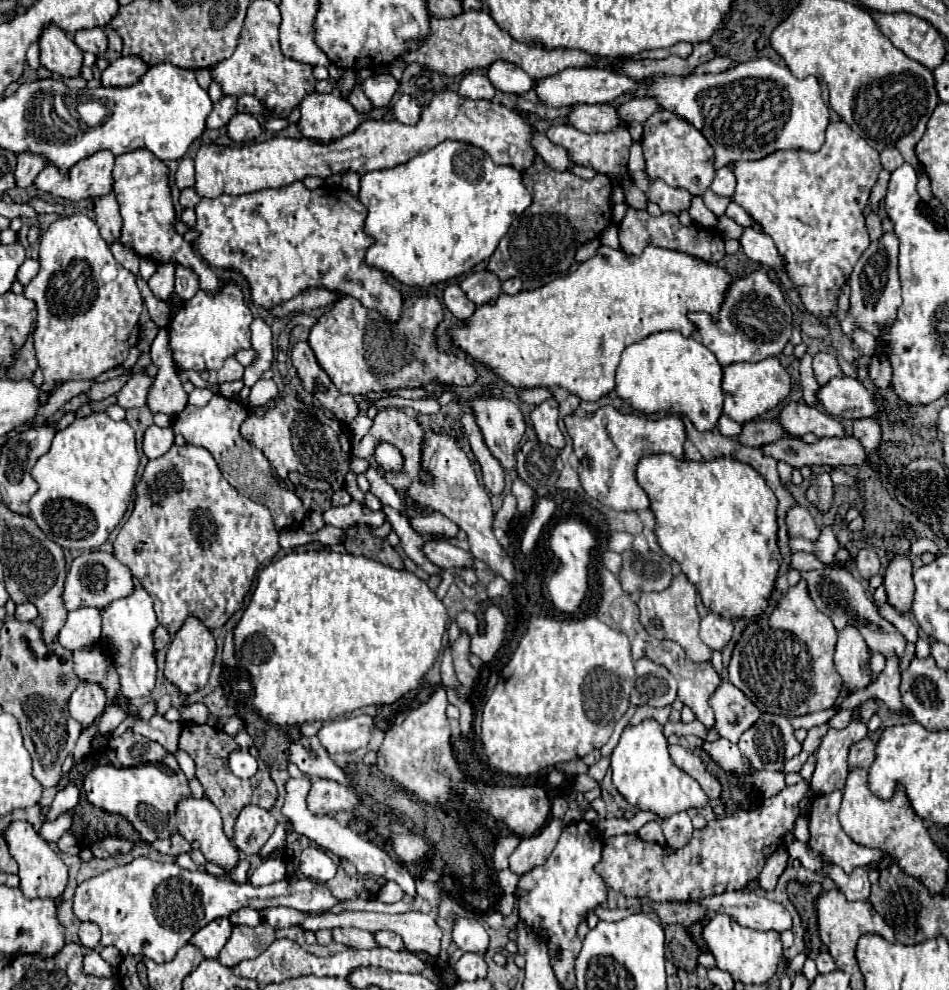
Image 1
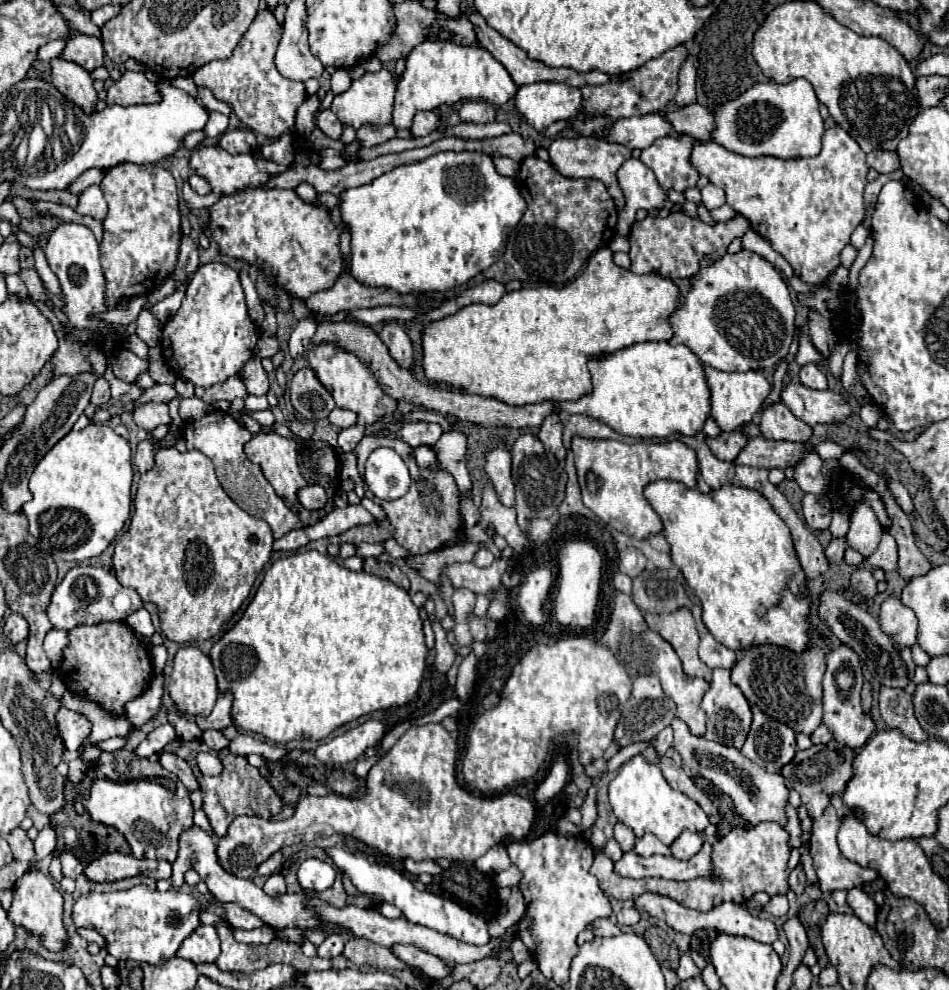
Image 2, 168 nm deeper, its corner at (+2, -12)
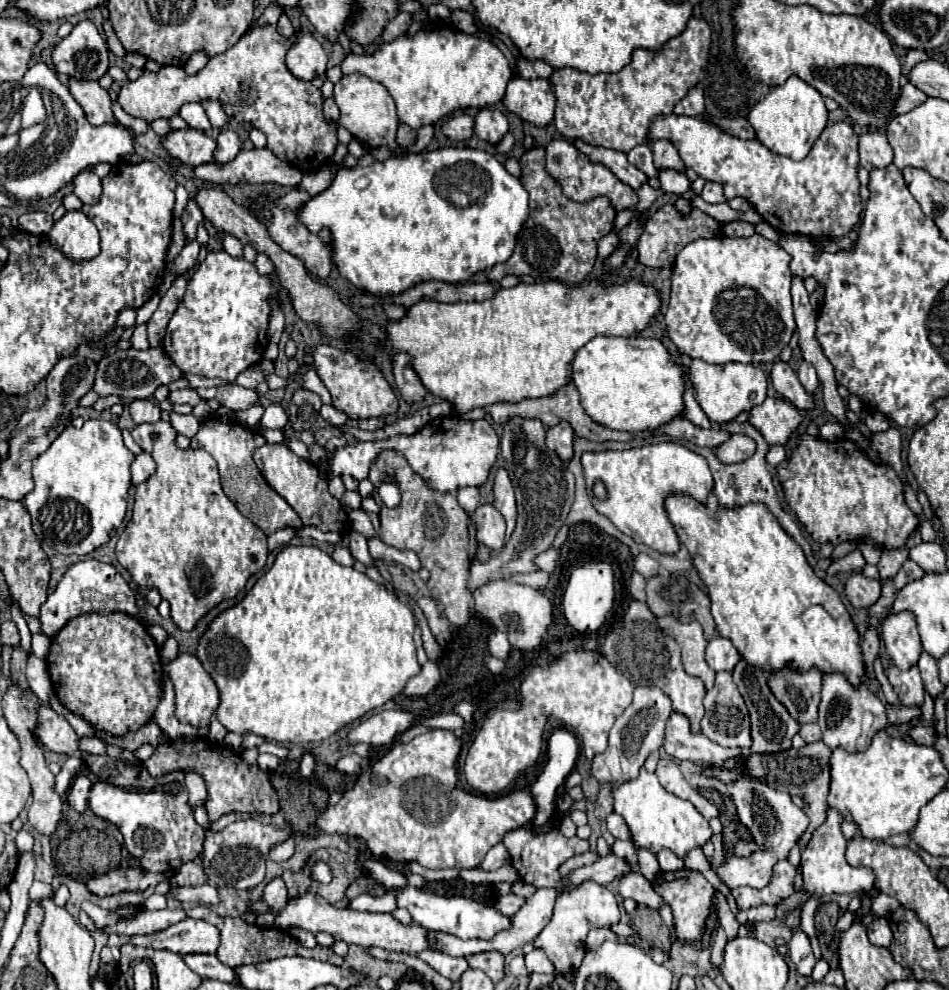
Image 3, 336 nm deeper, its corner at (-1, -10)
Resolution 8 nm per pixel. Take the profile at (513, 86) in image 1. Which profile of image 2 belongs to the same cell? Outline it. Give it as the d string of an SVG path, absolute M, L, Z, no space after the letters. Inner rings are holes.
M455 42L417 44L405 62L405 70L397 80L393 126L411 128L413 116L421 110L435 110L441 104L457 104L459 100L485 100L491 104L505 104L517 92L517 84L507 74L505 66L483 46L461 46Z

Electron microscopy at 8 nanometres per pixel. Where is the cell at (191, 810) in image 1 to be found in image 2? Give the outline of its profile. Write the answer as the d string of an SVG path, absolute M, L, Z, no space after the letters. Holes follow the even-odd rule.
M193 826L191 830L185 830L179 836L179 856L172 864L172 876L170 878L172 886L170 889L178 890L184 883L184 874L187 870L197 870L197 874L201 876L201 880L207 884L209 892L221 900L221 902L235 902L241 908L253 912L255 916L263 918L265 924L269 924L275 930L285 930L285 928L299 928L299 930L313 930L319 928L325 934L351 934L351 930L347 930L345 926L327 922L323 918L319 918L319 914L315 914L315 910L311 910L311 906L307 906L307 894L283 894L283 896L267 896L259 886L255 886L251 880L243 880L237 876L231 876L229 872L225 872L219 866L219 860L215 856L215 840L205 834L199 826Z

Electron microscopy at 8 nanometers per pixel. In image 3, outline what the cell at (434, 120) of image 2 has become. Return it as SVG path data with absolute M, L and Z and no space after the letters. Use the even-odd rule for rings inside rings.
M454 114L454 116L450 116L450 120L446 120L444 124L442 124L442 132L450 138L450 140L454 140L454 142L460 142L460 140L468 140L472 134L474 134L474 130L472 130L472 116L468 116L468 114Z

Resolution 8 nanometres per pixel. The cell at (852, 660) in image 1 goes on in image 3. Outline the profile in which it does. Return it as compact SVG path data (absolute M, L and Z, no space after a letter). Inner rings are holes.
M824 674L822 678L822 702L820 702L820 714L818 714L818 726L822 728L822 740L830 746L830 748L846 748L848 752L864 752L870 742L872 736L878 730L886 730L892 724L886 718L886 704L880 702L880 698L876 698L870 690L868 684L850 684L848 678L844 674ZM840 700L844 704L844 710L838 712L832 708L832 704Z

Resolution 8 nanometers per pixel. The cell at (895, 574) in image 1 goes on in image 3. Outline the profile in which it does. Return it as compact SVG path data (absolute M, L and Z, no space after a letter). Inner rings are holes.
M912 612L888 614L882 622L882 640L888 656L902 670L914 666L922 652L916 616Z

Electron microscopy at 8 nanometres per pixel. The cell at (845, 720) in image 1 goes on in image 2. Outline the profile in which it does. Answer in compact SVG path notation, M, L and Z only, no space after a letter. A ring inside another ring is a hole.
M821 724L821 726L815 728L815 732L809 738L811 738L813 744L827 744L827 742L831 742L831 732L825 724Z

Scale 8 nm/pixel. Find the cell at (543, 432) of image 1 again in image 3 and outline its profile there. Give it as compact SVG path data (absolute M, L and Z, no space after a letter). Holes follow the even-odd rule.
M562 420L556 426L548 428L546 446L550 450L554 450L562 460L570 460L570 456L572 456L572 438L574 438L574 430L570 428L570 424L566 424L566 420Z

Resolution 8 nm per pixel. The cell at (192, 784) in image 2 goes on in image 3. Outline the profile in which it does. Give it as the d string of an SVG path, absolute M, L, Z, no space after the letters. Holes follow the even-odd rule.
M186 770L184 774L186 774L186 790L190 794L190 804L192 804L192 808L196 808L196 806L204 804L206 796L208 796L206 794L206 784L204 784L202 776L198 776L192 770Z

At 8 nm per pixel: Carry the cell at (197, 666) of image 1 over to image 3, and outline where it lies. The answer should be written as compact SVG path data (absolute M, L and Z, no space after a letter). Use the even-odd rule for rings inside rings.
M180 654L172 664L164 664L164 670L170 674L176 690L176 716L182 722L192 724L194 728L208 726L210 716L218 708L218 688L212 680L212 676L204 670L202 662L194 654Z

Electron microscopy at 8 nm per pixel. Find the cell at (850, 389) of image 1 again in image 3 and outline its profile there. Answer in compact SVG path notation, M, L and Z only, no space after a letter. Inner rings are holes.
M776 362L772 368L772 386L776 388L776 392L790 400L798 410L812 410L814 408L814 396L808 394L804 390L804 386L800 384L796 372L786 364L786 362Z

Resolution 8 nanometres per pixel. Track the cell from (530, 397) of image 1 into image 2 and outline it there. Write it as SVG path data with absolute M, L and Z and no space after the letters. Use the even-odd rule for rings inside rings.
M669 342L633 344L613 354L589 358L587 366L593 390L575 402L563 402L563 412L585 414L631 438L667 438L677 432L695 436L709 416L711 392L703 366L687 346L671 346Z

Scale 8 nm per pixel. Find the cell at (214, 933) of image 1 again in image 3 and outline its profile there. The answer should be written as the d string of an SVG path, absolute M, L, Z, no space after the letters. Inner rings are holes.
M186 918L170 928L146 934L146 936L130 936L128 944L144 946L154 950L170 950L174 954L216 954L220 946L220 932L212 924L204 920Z

